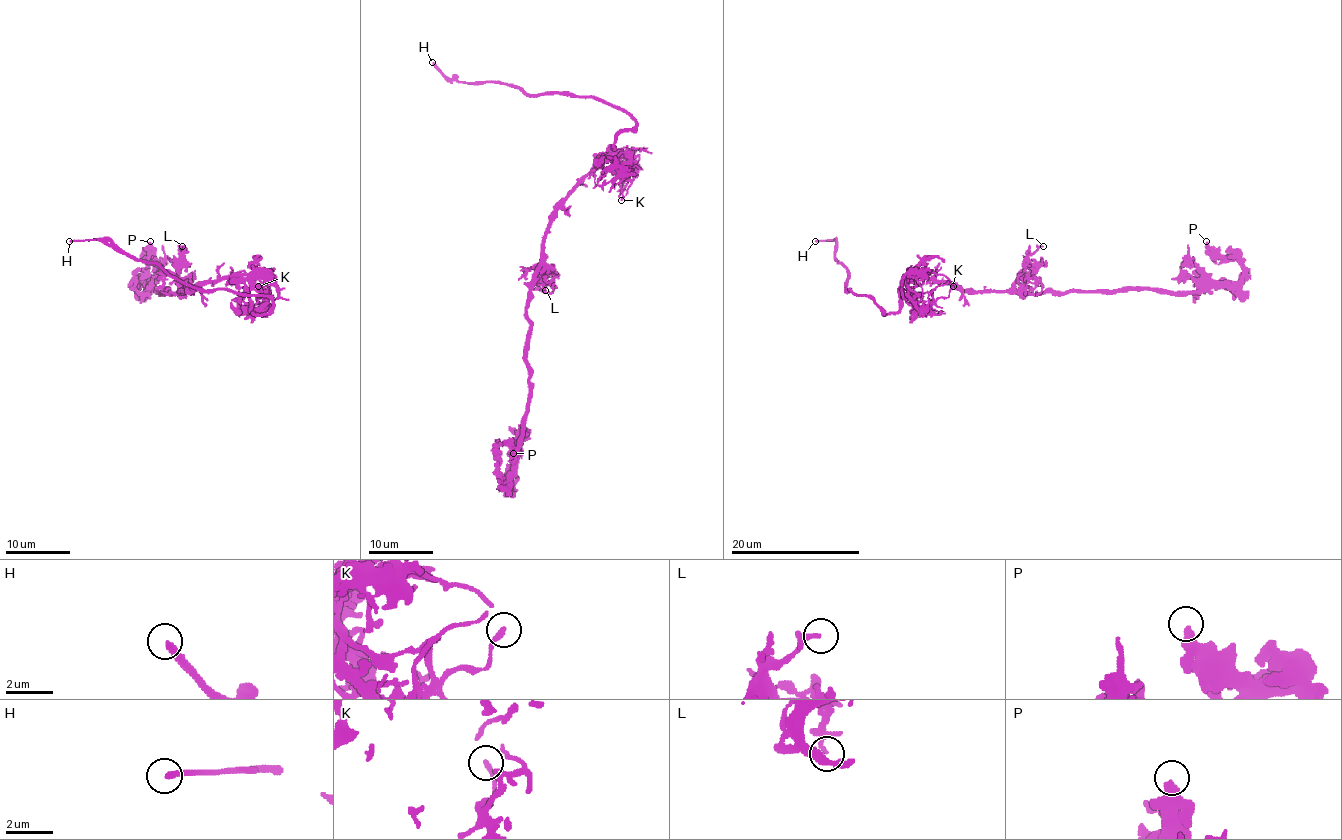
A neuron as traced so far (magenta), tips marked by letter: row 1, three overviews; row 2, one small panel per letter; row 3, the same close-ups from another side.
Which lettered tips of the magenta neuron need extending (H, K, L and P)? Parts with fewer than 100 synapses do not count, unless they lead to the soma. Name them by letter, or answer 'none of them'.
H

